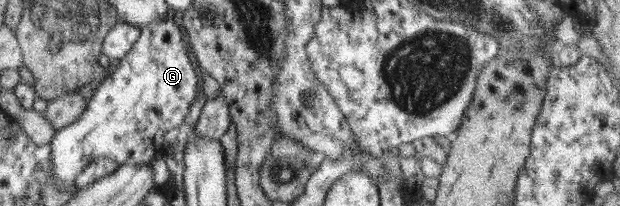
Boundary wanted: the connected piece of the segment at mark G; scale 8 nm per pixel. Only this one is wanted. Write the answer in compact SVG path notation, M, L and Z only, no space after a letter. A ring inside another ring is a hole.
M177 16L175 18L156 20L155 22L142 26L141 34L136 40L136 43L132 46L132 49L130 49L130 51L128 51L128 53L120 60L116 70L111 72L107 78L104 78L99 88L95 89L95 92L93 93L92 97L90 97L83 114L80 115L80 117L73 124L68 124L66 127L63 127L55 132L50 143L55 187L62 190L70 190L69 188L72 187L72 185L75 185L75 179L78 177L78 175L80 175L81 171L87 165L90 165L91 161L94 161L99 157L111 157L119 166L124 165L125 163L138 166L141 164L149 164L155 157L154 155L156 155L158 149L161 148L160 144L162 144L164 135L166 135L168 131L171 131L171 129L174 129L174 127L182 125L182 121L184 121L184 117L188 115L190 105L194 103L194 97L196 97L199 91L198 80L200 78L200 74L198 73L198 69L194 63L192 53L188 52L189 45L186 39L186 34L184 33L183 27L179 23L180 19Z

